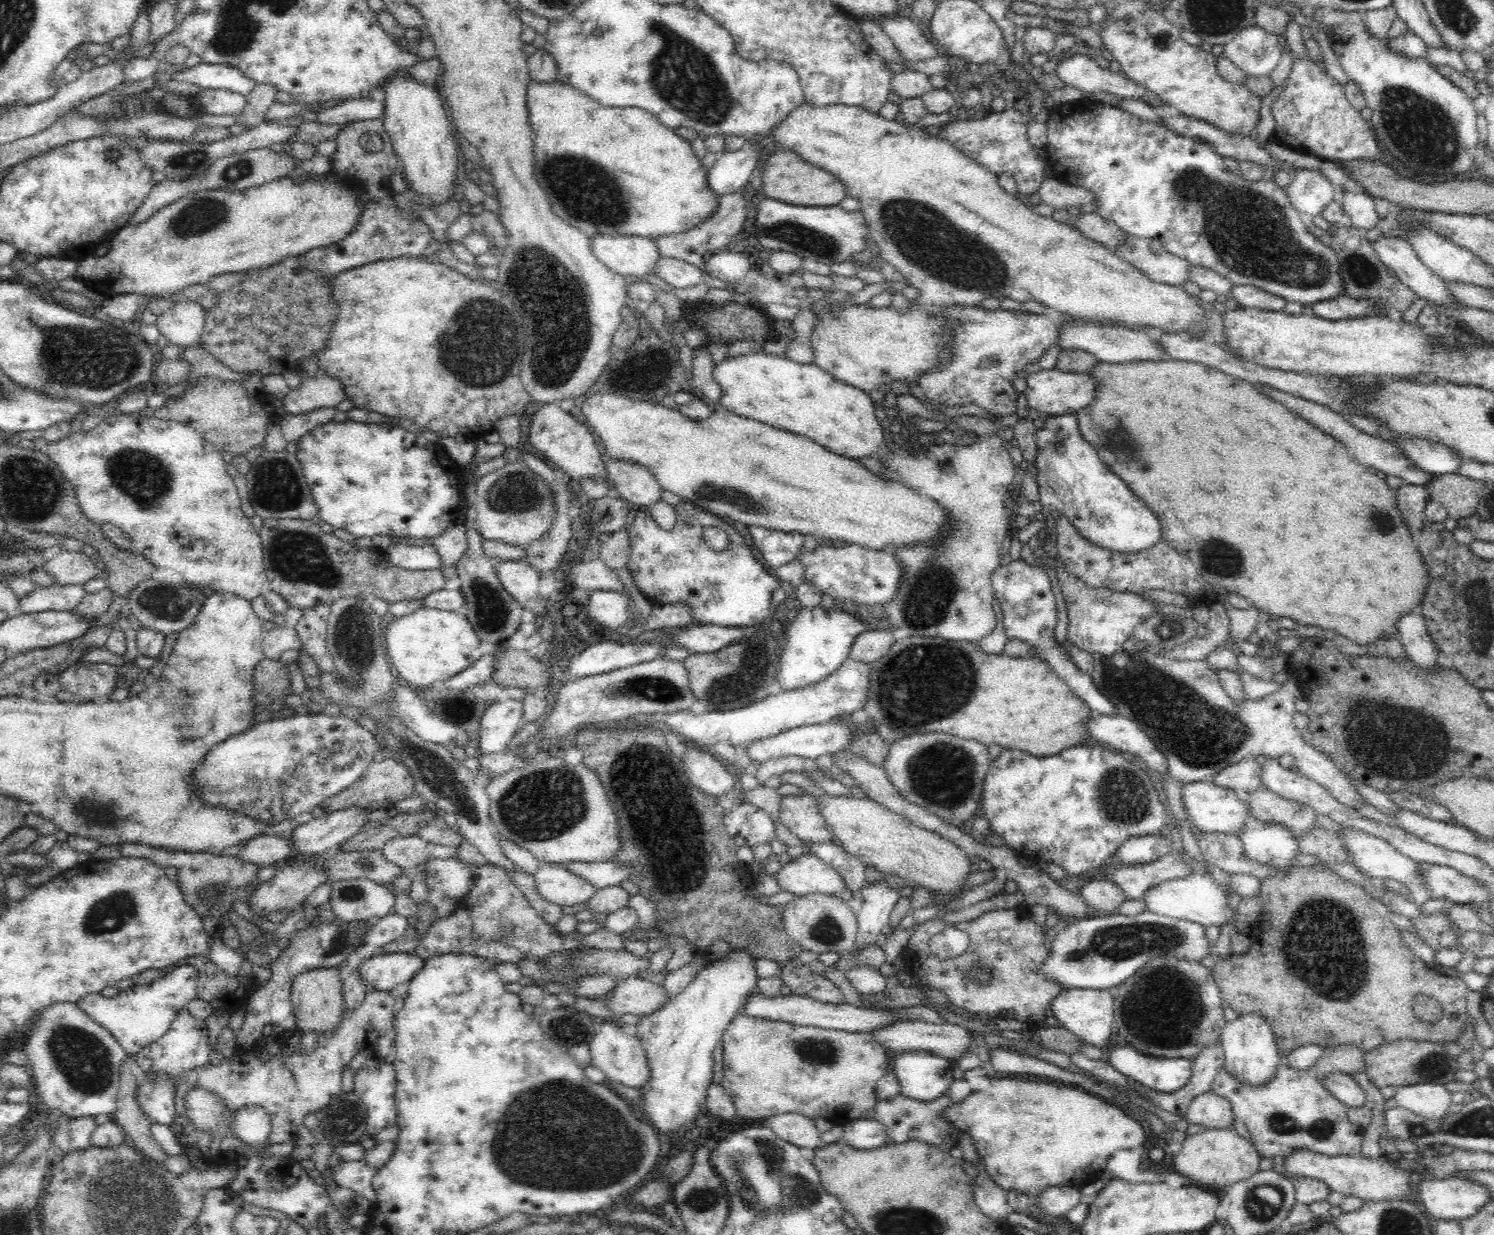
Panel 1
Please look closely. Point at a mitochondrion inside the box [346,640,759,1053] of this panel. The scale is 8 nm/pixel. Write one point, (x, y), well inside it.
(544, 805)

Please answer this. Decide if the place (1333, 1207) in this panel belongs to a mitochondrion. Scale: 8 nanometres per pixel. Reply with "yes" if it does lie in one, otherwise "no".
no

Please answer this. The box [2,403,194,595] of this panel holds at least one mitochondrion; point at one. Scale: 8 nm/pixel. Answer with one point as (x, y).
(142, 477)

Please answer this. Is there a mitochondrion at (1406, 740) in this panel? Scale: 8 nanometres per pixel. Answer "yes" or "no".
yes

